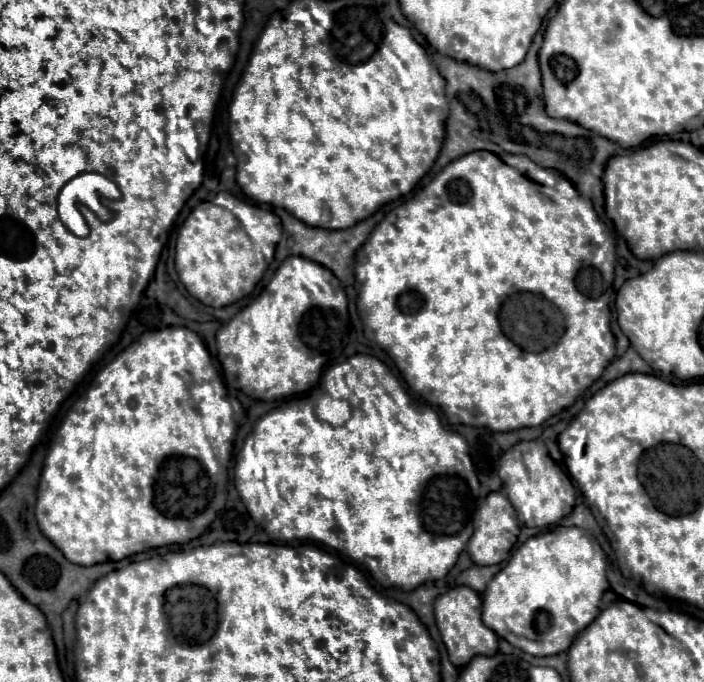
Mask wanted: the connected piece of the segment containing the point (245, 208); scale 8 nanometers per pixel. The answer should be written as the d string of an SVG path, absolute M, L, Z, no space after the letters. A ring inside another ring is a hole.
M219 192L212 201L201 202L179 228L175 270L191 296L207 306L227 306L253 292L274 258L279 238L281 220L273 212Z

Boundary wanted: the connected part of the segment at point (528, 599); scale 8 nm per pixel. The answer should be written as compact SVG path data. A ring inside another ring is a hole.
M555 526L547 532L531 536L509 558L505 568L493 576L483 592L483 624L511 646L533 656L553 656L567 652L573 638L583 632L599 614L599 602L609 588L605 576L605 554L595 538L581 528Z

